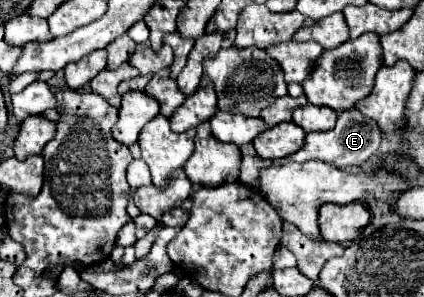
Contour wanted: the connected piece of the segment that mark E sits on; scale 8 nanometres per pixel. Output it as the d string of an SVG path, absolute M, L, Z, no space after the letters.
M352 108L352 110L346 110L340 114L334 130L310 132L304 140L304 146L296 154L274 160L274 164L284 164L286 160L294 160L299 163L308 162L308 160L321 160L340 169L360 166L362 162L366 162L370 156L374 156L378 152L380 142L382 142L382 132L378 132L378 124L374 124L374 120L366 120L356 108Z

